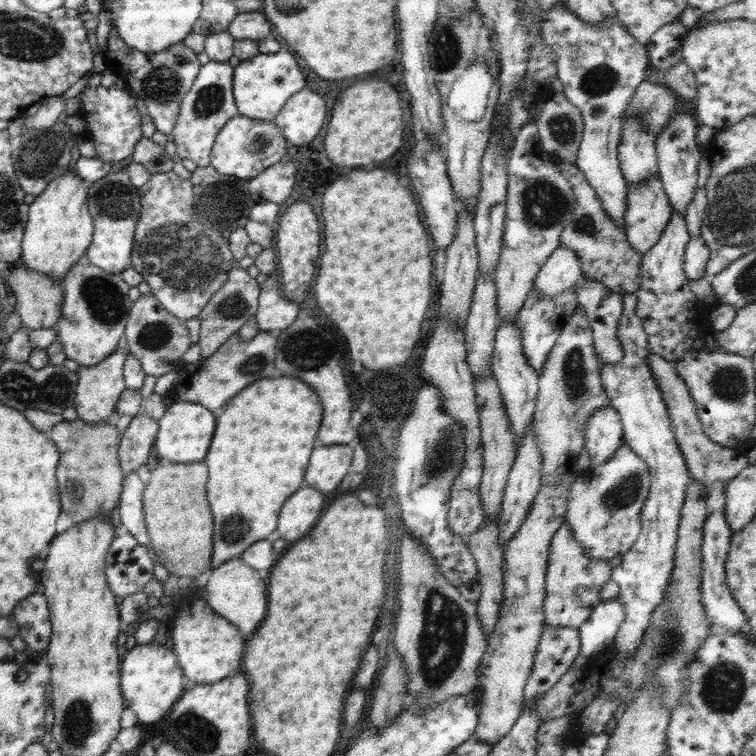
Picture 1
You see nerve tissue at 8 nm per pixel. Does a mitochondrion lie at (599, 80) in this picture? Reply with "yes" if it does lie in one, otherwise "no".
yes

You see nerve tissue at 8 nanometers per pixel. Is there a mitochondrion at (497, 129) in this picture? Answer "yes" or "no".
no

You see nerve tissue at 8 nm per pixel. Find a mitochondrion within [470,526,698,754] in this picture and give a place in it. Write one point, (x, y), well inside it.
(668, 643)

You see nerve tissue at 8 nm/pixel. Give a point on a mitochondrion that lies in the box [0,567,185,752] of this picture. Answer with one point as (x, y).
(77, 723)

